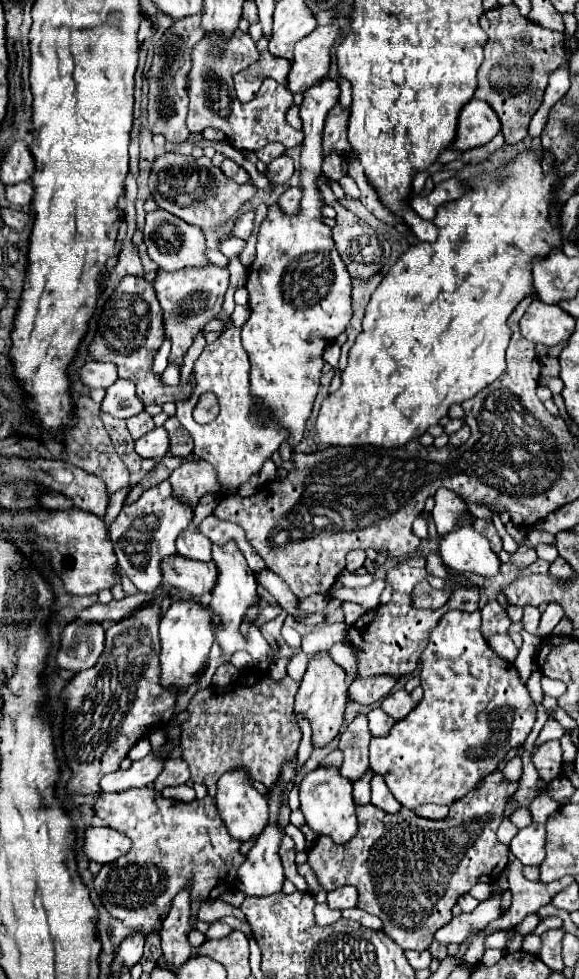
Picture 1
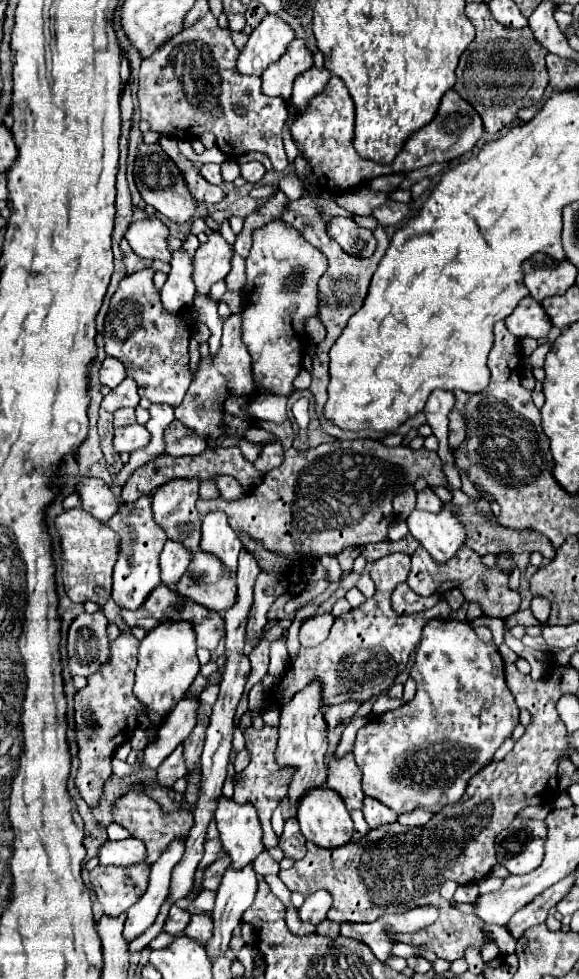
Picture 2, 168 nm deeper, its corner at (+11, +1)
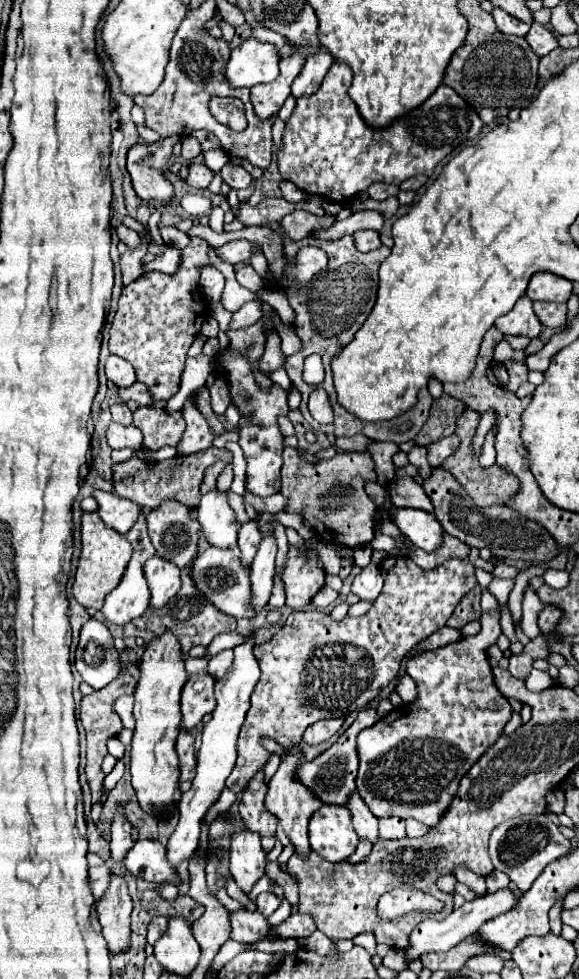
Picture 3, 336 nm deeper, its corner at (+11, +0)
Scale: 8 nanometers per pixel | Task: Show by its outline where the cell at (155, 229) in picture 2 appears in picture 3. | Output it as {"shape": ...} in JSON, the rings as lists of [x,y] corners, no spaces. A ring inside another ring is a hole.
{"shape":[[[118,223],[118,225],[116,225],[116,233],[118,233],[118,239],[120,239],[124,245],[128,245],[128,247],[138,247],[138,245],[140,245],[140,237],[138,237],[138,233],[136,233],[134,229],[128,229],[126,225]]]}

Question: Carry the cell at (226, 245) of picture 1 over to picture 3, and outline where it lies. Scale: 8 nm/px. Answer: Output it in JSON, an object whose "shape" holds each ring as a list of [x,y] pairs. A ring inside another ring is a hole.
{"shape":[[[166,247],[166,253],[156,257],[156,259],[150,259],[144,263],[144,273],[148,271],[162,271],[162,273],[174,273],[180,265],[180,251],[176,247]]]}

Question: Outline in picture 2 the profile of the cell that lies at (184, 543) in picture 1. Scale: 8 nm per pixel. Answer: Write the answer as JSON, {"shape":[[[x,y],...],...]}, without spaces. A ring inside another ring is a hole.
{"shape":[[[166,542],[160,554],[160,570],[162,570],[162,584],[170,586],[180,580],[180,576],[188,570],[192,562],[192,552],[182,542]]]}

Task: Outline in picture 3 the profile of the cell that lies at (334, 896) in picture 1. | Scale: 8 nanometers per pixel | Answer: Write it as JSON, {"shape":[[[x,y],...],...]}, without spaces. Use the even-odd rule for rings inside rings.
{"shape":[[[294,911],[284,923],[272,927],[270,937],[272,939],[304,939],[304,937],[310,937],[314,931],[316,931],[316,925],[312,917]]]}

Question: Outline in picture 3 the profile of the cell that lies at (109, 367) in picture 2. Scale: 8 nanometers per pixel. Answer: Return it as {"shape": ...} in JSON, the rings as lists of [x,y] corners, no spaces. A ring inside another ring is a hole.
{"shape":[[[110,355],[106,361],[106,377],[118,387],[130,387],[132,383],[136,383],[134,367],[116,355]]]}

